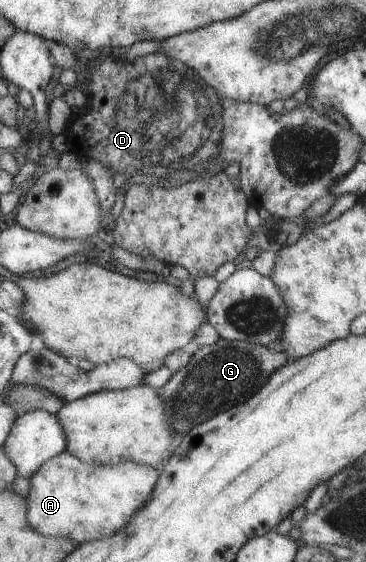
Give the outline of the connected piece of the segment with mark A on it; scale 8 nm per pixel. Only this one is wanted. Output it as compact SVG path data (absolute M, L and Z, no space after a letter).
M63 451L45 460L30 476L29 490L24 498L25 520L29 528L41 536L67 538L78 545L91 540L101 540L123 528L133 518L133 514L141 508L141 504L149 500L149 494L153 492L157 478L158 471L151 466L129 461L111 466L87 464L77 460L69 452Z

